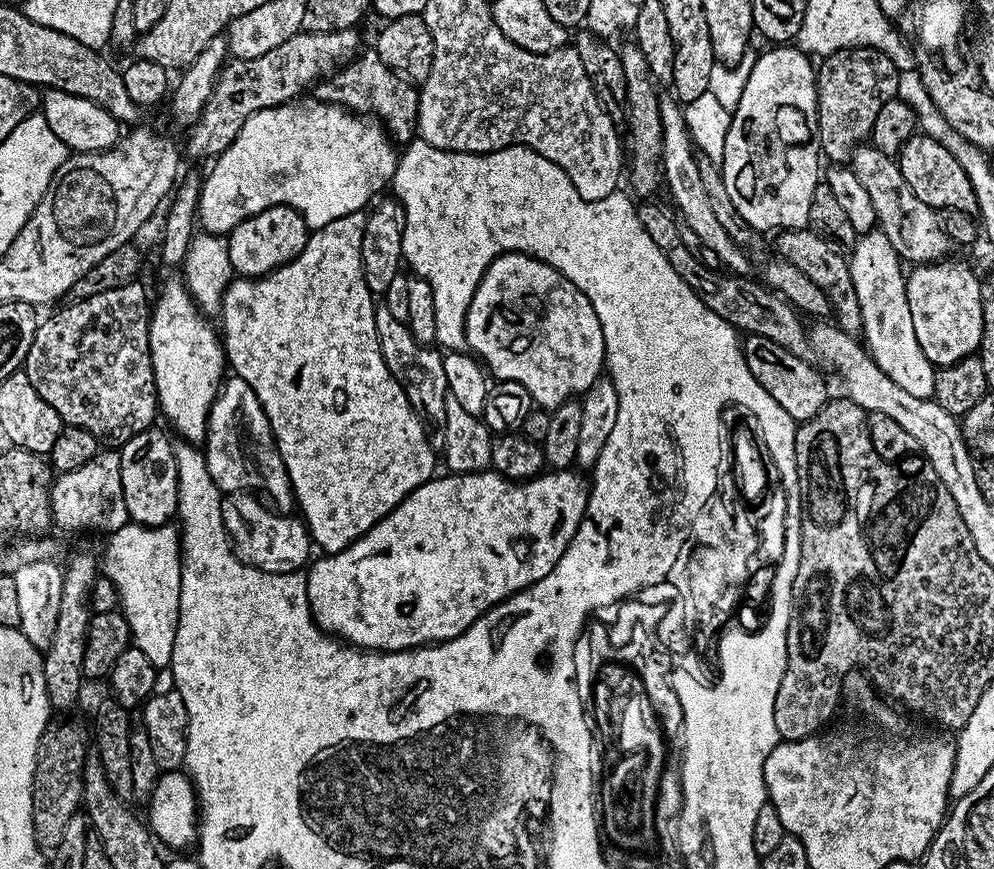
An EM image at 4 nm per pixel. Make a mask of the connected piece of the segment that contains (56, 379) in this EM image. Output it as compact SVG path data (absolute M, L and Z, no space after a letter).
M140 282L123 284L89 300L78 300L56 312L41 323L34 334L34 342L26 354L22 370L30 378L30 386L42 394L60 415L65 425L90 430L104 446L123 446L138 434L153 427L158 420L156 379L152 369L152 355L148 341L150 296Z

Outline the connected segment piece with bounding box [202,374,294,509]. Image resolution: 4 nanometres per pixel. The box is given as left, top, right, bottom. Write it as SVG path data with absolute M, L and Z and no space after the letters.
M229 375L223 381L220 395L212 404L208 415L208 432L204 436L202 451L206 458L206 466L210 470L210 478L218 485L221 493L241 491L251 474L252 468L244 457L244 428L250 439L256 443L256 456L260 459L260 480L264 488L281 504L281 509L293 507L292 483L288 477L286 466L282 462L280 452L272 435L272 427L250 386L241 376Z

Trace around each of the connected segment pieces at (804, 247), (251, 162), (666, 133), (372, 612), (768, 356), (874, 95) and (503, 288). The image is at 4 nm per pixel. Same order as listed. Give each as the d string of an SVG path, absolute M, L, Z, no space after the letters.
M808 226L786 228L777 231L775 236L775 255L779 259L798 266L798 270L802 270L802 274L806 274L806 278L810 278L810 282L814 282L814 286L827 292L836 327L844 332L863 333L862 306L858 306L858 294L854 290L852 270L845 253L841 252L839 248L835 248L830 242L826 242L826 238L822 238Z
M289 102L287 104L279 104L276 108L263 108L262 110L258 110L258 114L246 118L246 126L242 126L242 130L238 130L238 138L234 138L234 142L230 142L228 149L222 155L215 157L213 164L216 165L209 172L206 172L204 185L200 191L198 224L203 231L227 234L231 232L234 226L238 226L246 218L250 218L270 206L278 206L279 204L285 204L294 210L298 210L298 214L302 214L302 218L308 223L309 229L315 230L326 226L330 222L334 222L338 218L346 218L346 214L364 212L369 207L368 199L375 192L380 192L384 187L386 189L389 187L392 175L396 172L398 152L397 149L392 149L394 147L393 141L390 139L387 131L375 119L365 118L355 111L331 102L300 103Z
M661 99L660 117L662 118L662 138L664 139L662 180L666 188L668 184L668 192L672 195L673 202L676 203L675 211L678 213L679 219L686 226L690 226L690 230L703 247L714 250L714 254L718 254L721 265L729 273L747 273L748 260L744 257L747 256L745 249L741 248L739 244L735 244L730 238L730 234L726 234L726 230L722 230L722 226L718 226L718 218L714 218L714 209L711 208L710 202L706 198L706 189L703 188L702 178L698 174L698 162L692 135L689 134L684 121L683 107L675 99Z
M485 470L437 475L427 480L422 487L416 488L409 494L389 516L383 516L366 535L358 537L349 548L344 548L341 552L321 555L319 557L321 560L311 561L306 575L308 601L314 622L323 632L361 650L374 652L406 652L410 648L423 648L430 644L440 644L443 640L458 638L458 634L467 630L478 617L485 616L495 604L509 600L516 592L529 588L534 582L546 578L550 570L554 570L558 558L562 558L566 546L570 546L578 526L584 521L584 511L588 505L589 485L585 477L583 480L575 474L580 475L572 470L548 470L532 480L517 482L507 480L505 476L500 476L491 470Z
M748 336L745 341L742 347L746 366L750 366L750 374L758 378L762 390L766 390L766 394L770 394L770 398L774 398L774 402L778 402L778 406L782 406L782 410L790 414L790 418L797 422L812 420L814 414L818 414L818 410L822 410L822 406L830 398L823 374L814 365L807 364L809 361L805 357L790 354L790 350L778 346L778 342L770 342L770 338Z
M875 48L838 50L819 61L816 73L816 103L820 150L832 162L844 162L857 146L863 145L872 135L874 118L878 110L897 95L897 68L882 52Z
M506 252L486 269L482 282L478 282L478 290L474 290L470 310L466 310L464 329L468 348L483 361L487 371L496 380L522 382L530 390L533 401L544 410L583 396L606 368L602 326L586 294L558 270L524 252Z

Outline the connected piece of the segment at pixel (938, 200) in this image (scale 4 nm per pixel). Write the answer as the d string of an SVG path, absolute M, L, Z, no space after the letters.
M914 134L901 145L898 153L898 165L905 185L914 195L922 198L934 209L957 208L971 213L976 208L974 186L966 174L966 170L954 158L951 147L947 143L939 144L932 134Z

